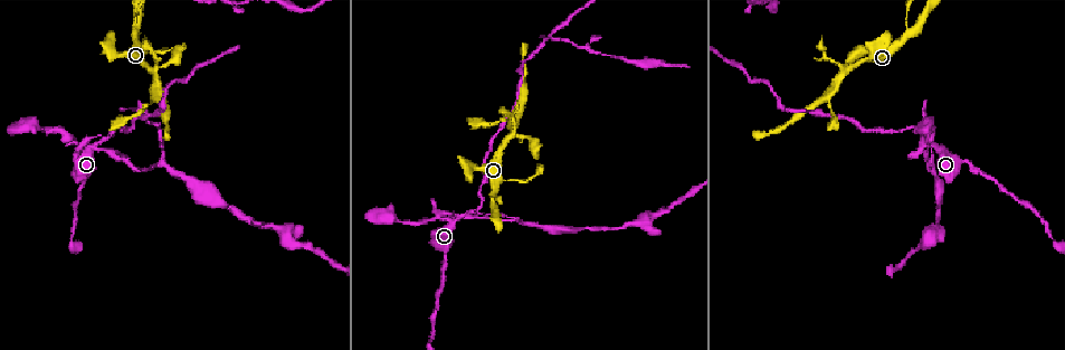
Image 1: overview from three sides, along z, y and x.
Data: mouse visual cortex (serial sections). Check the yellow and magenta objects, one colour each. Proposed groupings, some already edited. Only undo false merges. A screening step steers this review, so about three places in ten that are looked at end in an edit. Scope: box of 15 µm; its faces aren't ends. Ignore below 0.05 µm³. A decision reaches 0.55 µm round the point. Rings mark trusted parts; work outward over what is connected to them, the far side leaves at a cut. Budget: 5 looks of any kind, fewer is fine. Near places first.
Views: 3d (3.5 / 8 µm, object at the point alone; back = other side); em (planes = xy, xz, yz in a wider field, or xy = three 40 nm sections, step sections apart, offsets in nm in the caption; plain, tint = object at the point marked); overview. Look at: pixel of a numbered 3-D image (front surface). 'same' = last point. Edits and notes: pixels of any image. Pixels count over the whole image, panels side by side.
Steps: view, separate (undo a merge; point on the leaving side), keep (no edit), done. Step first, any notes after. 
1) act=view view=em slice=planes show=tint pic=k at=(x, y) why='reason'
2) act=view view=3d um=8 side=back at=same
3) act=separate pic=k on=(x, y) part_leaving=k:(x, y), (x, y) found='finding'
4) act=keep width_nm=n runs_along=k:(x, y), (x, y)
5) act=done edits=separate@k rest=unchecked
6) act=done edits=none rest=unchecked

act=view view=3d um=3.5 pic=1 at=(134, 33) why='thin arm on a thick one'

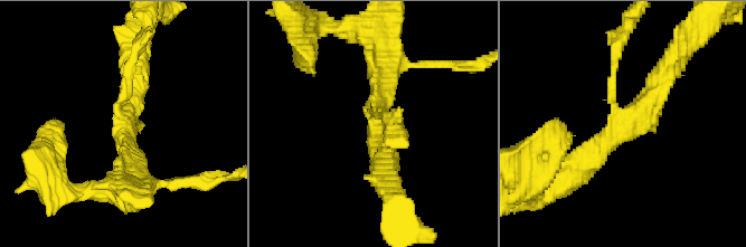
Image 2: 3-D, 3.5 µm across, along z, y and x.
act=view view=em slice=xy step=3 show=tint pic=2 at=(127, 123) arms=3 arm_widths_nm=100,350,350

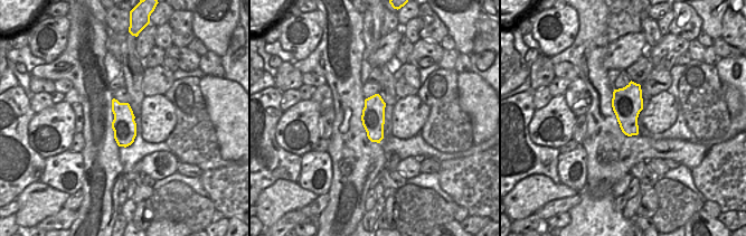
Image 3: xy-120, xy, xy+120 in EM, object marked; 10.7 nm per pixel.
act=keep found='all the same cell'

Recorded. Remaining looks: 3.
act=view view=3d um=3.5 pic=1 at=(510, 137) why='four or more arms meet'

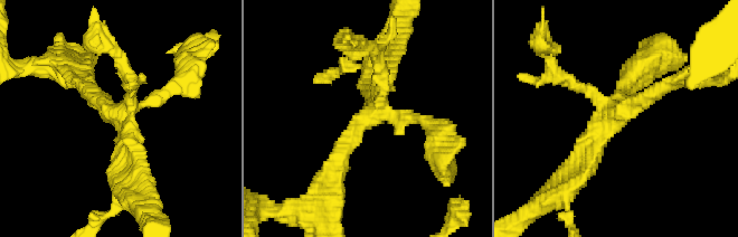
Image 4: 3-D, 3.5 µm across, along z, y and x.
act=view view=em slice=xy step=3 show=tint pic=4 at=(120, 115) arms=4 arm_widths_nm=150,200,250,250 why='now the EM'

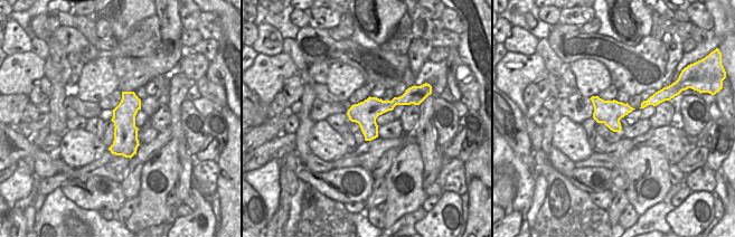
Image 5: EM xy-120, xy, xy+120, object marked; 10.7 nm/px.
act=keep runs_along=4:(669, 85), (614, 113), (580, 178) found='one cell here'

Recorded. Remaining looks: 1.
act=done edits=none rest=unchecked

